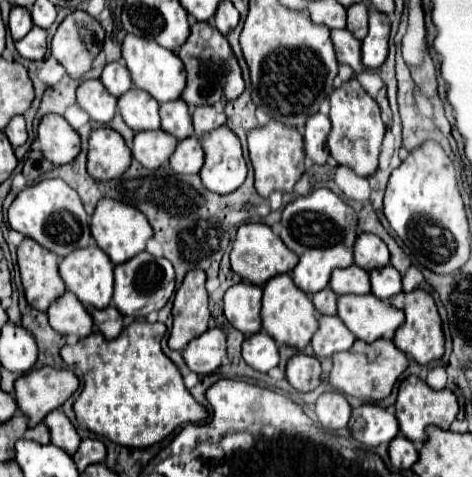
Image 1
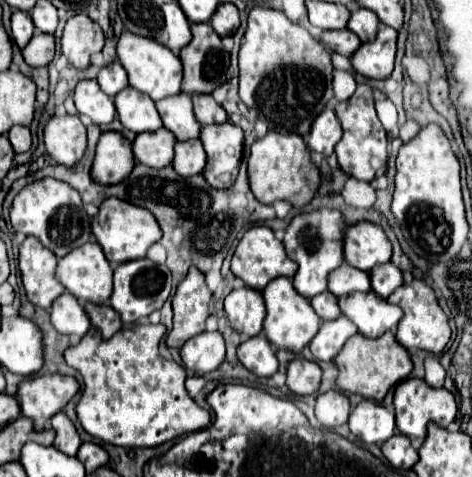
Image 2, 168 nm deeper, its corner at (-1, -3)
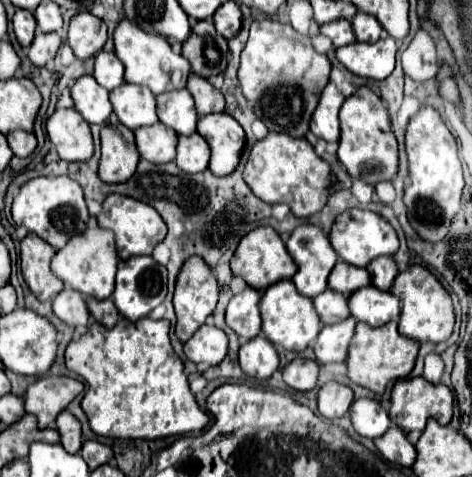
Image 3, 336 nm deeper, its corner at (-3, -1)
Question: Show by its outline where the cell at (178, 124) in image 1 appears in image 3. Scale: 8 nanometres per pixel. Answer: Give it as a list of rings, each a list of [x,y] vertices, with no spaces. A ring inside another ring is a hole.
[[[183,90],[163,92],[157,96],[157,116],[177,134],[193,134],[197,130],[197,110],[191,94]]]

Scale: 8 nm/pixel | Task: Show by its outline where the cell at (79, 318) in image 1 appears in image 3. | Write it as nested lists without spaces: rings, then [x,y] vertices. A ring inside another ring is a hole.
[[[65,288],[65,290],[61,290],[61,294],[55,296],[55,300],[53,300],[53,312],[65,324],[69,324],[73,328],[87,326],[87,322],[89,322],[87,304],[85,304],[83,296],[79,292],[75,292],[73,288]]]

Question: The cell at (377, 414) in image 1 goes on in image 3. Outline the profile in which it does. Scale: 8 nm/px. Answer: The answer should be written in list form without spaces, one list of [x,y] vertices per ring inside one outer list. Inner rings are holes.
[[[359,398],[353,402],[351,422],[355,432],[365,438],[379,438],[391,426],[387,410],[383,410],[381,404],[371,398]]]

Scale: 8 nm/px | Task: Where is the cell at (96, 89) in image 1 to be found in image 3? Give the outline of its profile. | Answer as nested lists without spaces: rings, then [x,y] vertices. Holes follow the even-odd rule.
[[[81,76],[71,86],[75,108],[89,124],[105,124],[113,112],[109,92],[97,84],[93,76]]]

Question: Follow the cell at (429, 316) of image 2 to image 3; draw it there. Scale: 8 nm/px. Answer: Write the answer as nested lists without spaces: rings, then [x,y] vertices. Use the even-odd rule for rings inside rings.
[[[413,264],[407,270],[399,272],[389,292],[401,300],[399,334],[419,342],[443,342],[451,336],[455,324],[451,296],[427,268]]]

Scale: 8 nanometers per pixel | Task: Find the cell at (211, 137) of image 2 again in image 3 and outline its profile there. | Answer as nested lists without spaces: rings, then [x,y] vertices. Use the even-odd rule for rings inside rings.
[[[227,112],[207,114],[199,118],[197,132],[211,146],[209,170],[215,176],[231,174],[237,168],[241,150],[245,146],[245,132],[241,124]]]

